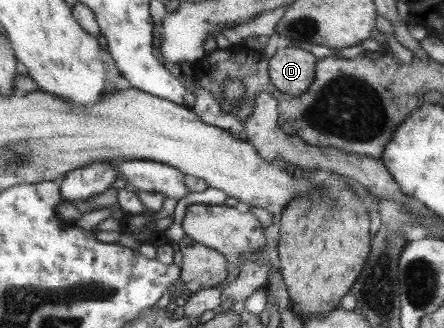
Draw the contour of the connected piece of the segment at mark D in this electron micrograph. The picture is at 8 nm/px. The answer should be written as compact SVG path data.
M282 43L268 60L267 77L279 91L298 96L312 85L316 63L310 52Z

